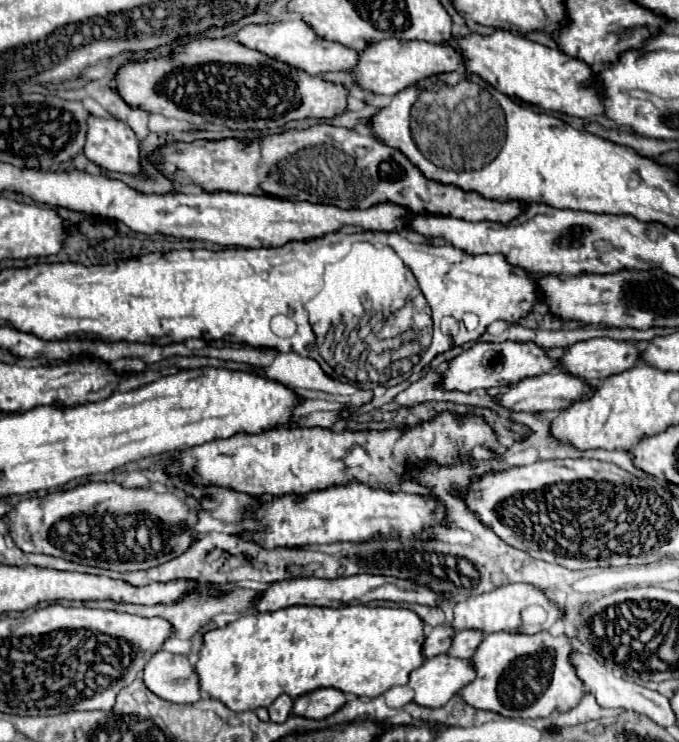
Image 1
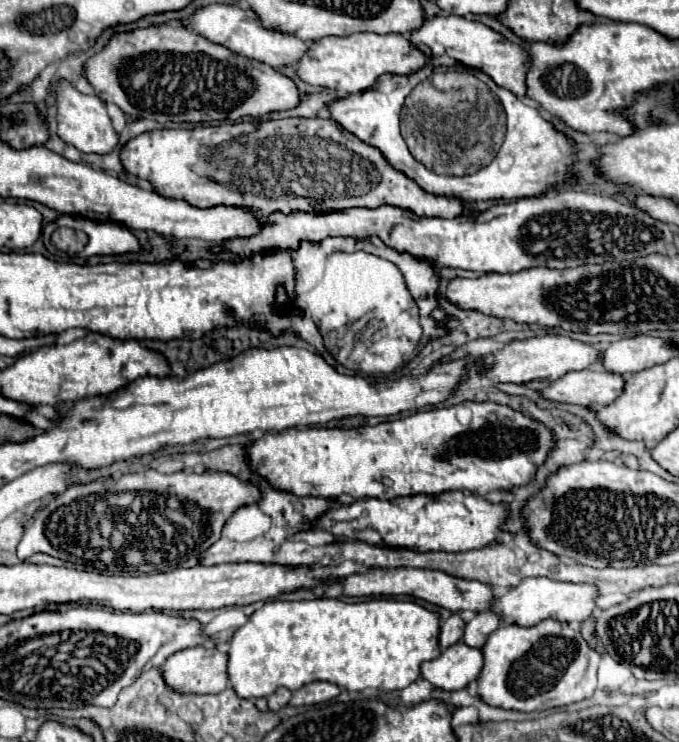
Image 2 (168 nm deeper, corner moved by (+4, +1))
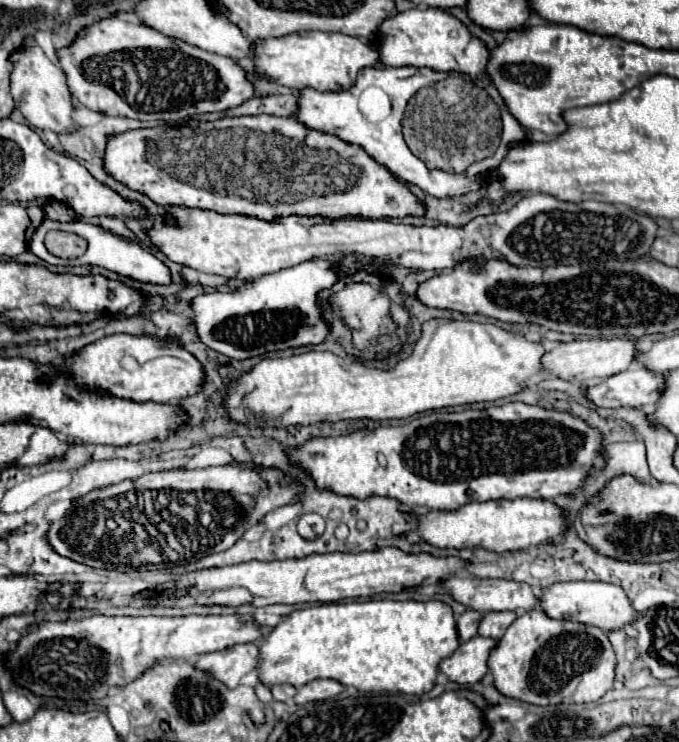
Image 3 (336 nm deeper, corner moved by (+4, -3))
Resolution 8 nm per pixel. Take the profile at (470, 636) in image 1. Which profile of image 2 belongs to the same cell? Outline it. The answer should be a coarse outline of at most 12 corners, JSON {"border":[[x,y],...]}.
{"border":[[491,611],[477,613],[467,625],[463,643],[481,649],[487,635],[501,625]]}

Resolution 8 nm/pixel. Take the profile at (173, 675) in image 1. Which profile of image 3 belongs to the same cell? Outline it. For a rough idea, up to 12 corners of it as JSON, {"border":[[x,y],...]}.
{"border":[[255,643],[205,653],[195,667],[237,687],[259,667]]}

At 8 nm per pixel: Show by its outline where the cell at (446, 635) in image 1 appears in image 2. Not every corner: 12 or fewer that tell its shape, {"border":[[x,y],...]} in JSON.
{"border":[[457,613],[443,621],[441,649],[459,643],[465,623]]}

